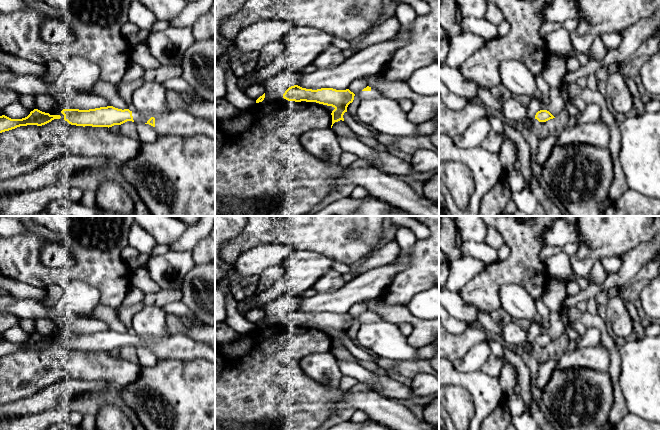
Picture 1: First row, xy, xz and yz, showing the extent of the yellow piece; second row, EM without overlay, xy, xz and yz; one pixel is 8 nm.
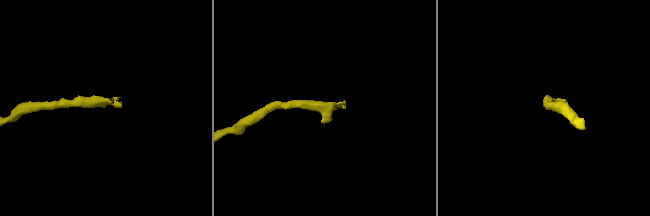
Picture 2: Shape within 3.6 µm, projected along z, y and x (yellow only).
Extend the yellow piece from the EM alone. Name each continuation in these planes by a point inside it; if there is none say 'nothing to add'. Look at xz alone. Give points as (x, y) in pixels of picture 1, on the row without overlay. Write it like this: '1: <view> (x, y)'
1: xz (374, 317)

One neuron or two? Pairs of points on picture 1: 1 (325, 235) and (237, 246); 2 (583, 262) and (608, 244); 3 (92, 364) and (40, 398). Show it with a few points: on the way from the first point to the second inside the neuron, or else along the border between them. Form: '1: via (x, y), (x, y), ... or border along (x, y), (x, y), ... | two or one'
1: via (303, 233), (259, 233) | one
2: via (589, 256), (602, 244) | one
3: border along (93, 380), (62, 379), (48, 386) | two

